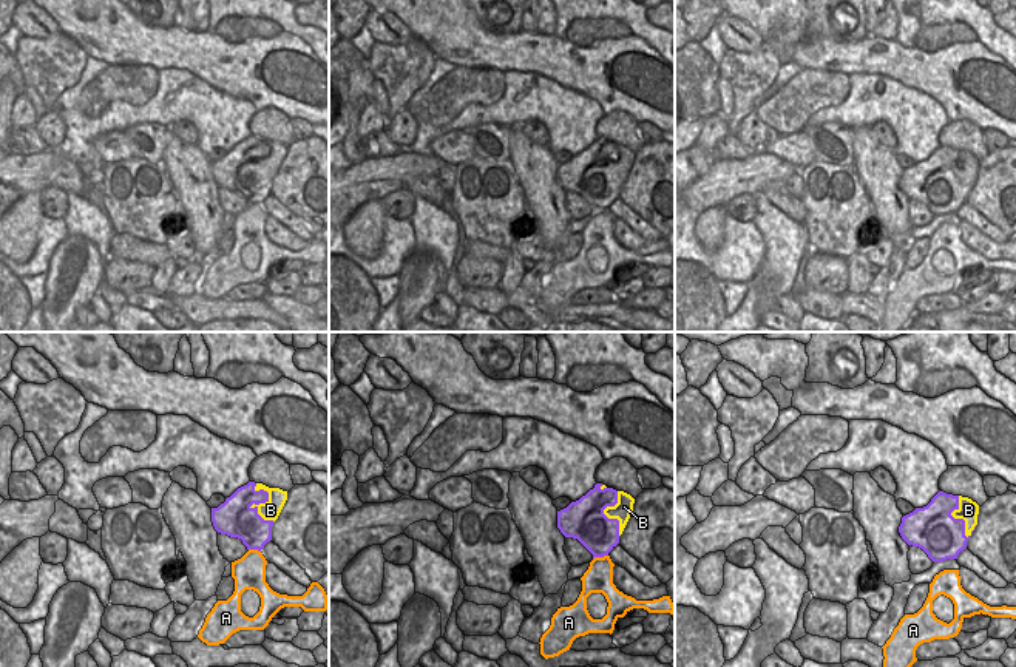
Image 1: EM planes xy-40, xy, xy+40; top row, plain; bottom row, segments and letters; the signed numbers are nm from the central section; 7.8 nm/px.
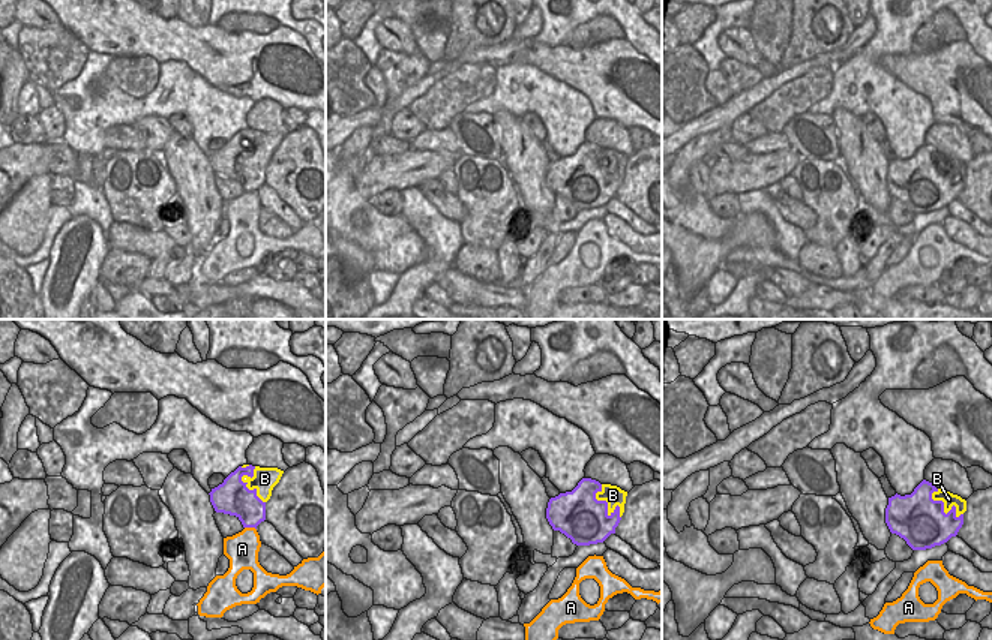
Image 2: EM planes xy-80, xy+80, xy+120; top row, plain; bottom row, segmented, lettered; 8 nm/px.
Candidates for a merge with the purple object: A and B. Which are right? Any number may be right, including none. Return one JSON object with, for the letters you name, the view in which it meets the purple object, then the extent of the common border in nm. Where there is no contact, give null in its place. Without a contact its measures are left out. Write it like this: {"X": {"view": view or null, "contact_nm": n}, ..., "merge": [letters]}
{"B": {"view": "xy-40", "contact_nm": 340}, "merge": ["B"]}

